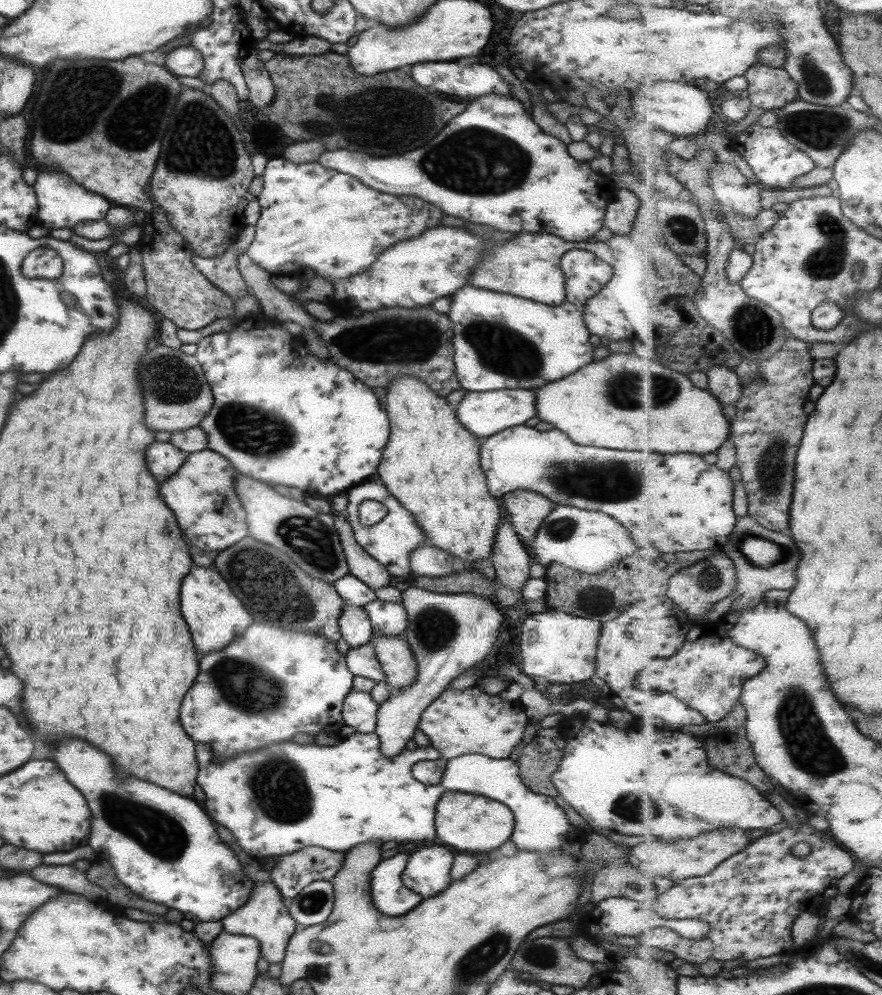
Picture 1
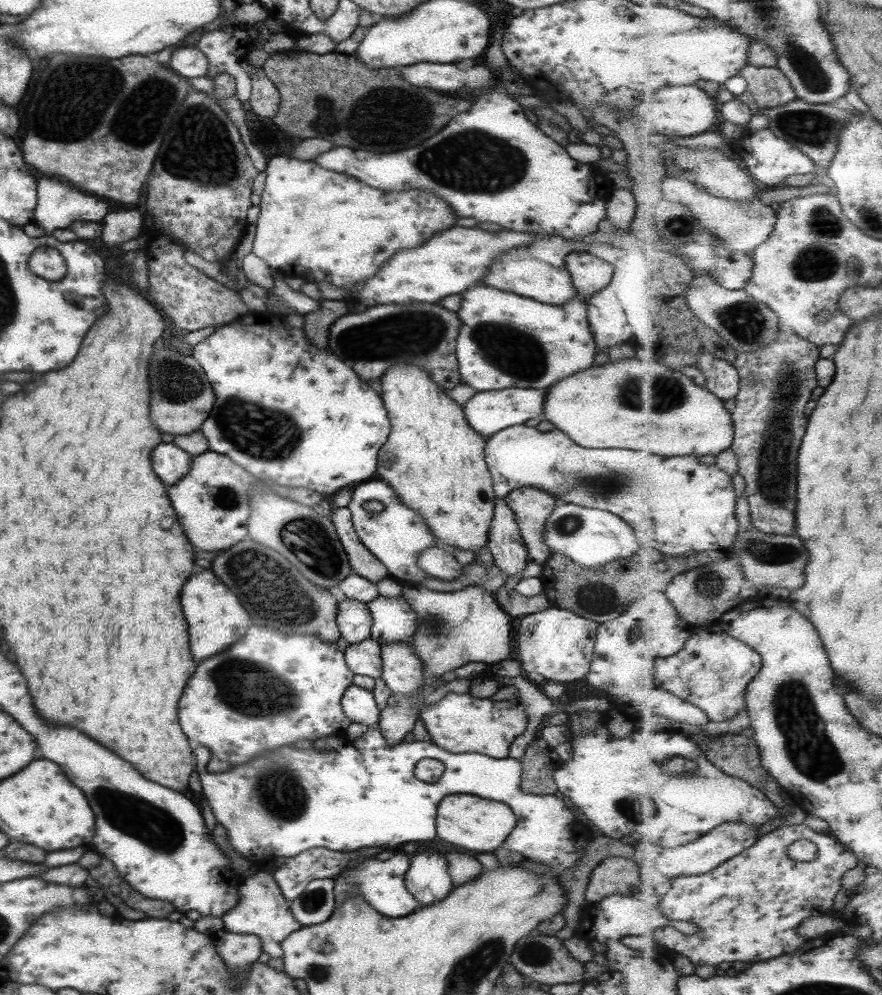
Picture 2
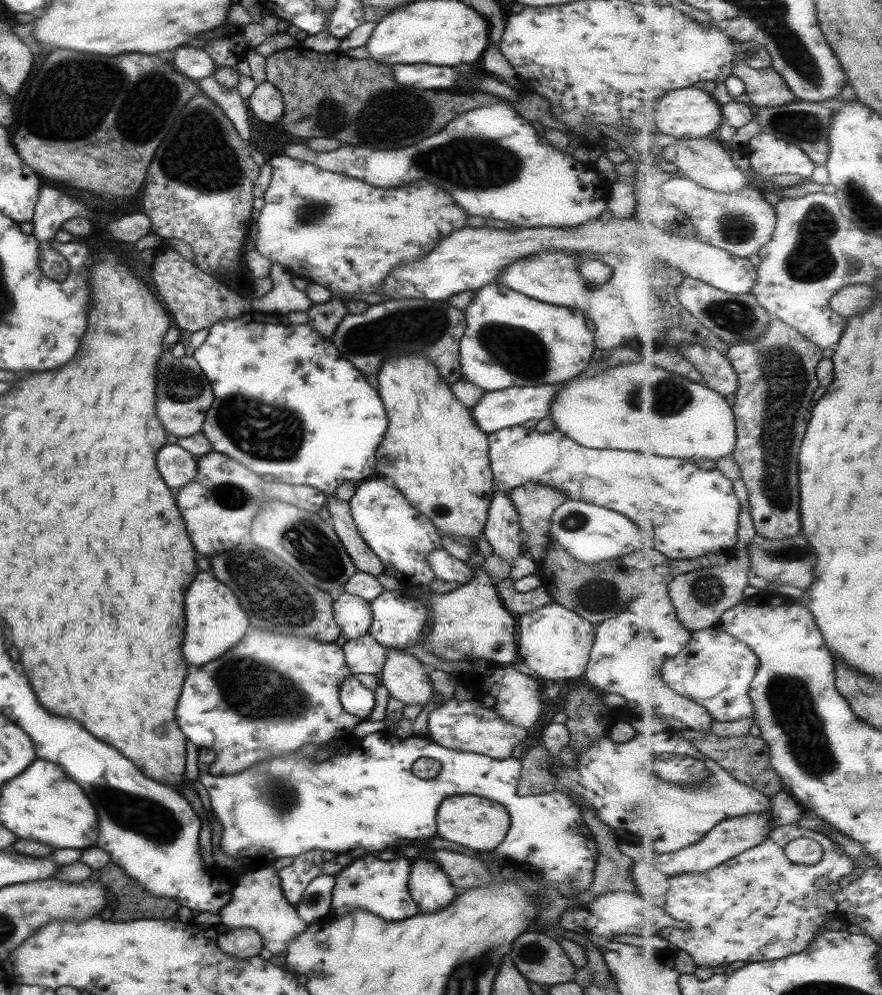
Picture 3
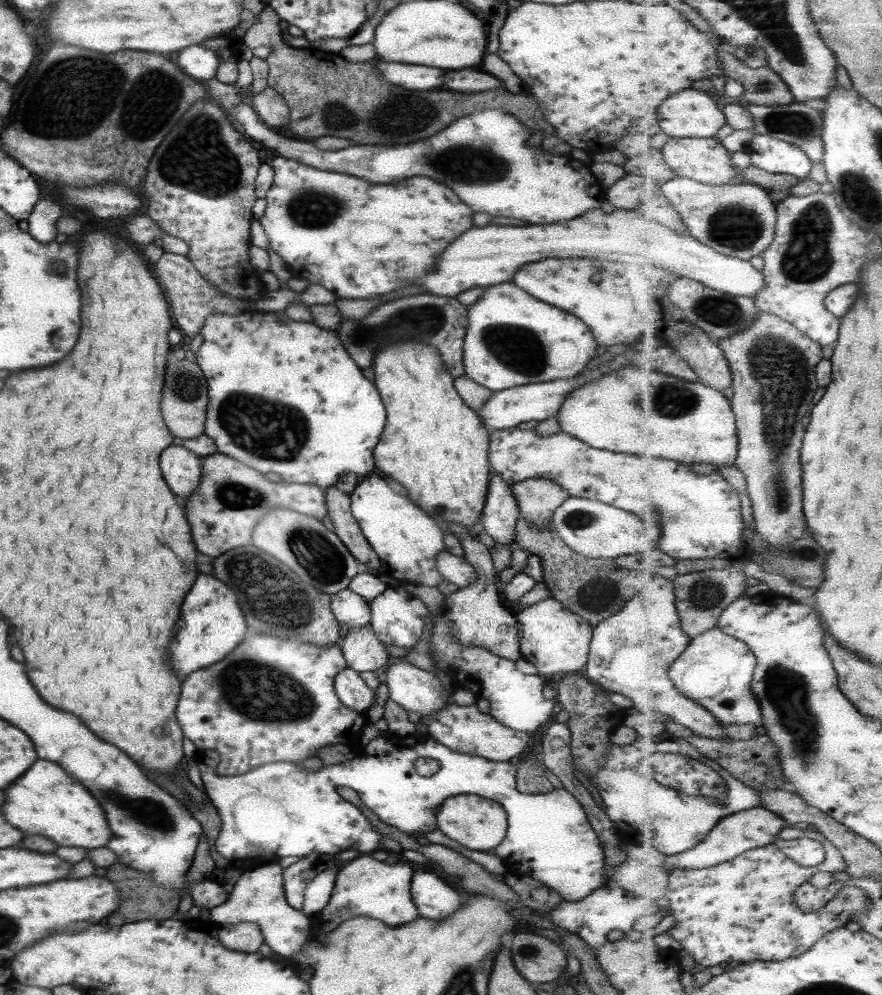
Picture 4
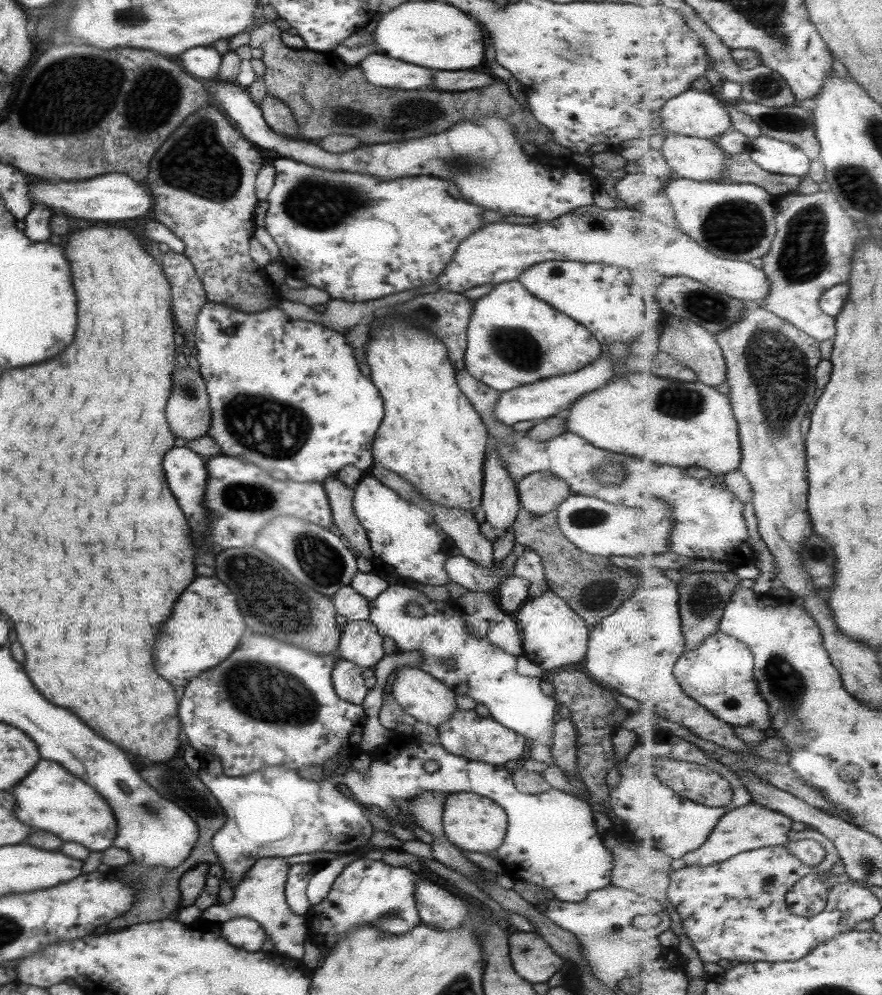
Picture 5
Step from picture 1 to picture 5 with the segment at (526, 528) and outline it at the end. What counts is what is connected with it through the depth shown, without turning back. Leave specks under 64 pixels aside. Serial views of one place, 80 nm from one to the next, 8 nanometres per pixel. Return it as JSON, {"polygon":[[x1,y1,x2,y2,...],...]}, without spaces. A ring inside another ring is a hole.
{"polygon":[[549,472,527,474,515,485,520,508,532,515,542,515,556,508,573,494,563,480,551,476]]}

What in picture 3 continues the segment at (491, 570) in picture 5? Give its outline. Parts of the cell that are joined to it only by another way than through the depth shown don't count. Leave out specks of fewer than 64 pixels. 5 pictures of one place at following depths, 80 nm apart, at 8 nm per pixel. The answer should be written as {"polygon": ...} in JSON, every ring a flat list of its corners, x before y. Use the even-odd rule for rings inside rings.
{"polygon":[[444,549,433,550,425,557,436,579,445,582,459,582,461,585,472,579,473,569,463,561,456,560]]}

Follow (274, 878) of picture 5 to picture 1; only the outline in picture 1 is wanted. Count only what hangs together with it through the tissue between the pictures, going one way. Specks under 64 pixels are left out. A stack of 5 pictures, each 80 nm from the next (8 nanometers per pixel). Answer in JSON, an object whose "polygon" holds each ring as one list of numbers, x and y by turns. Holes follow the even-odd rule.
{"polygon":[[272,881,254,882,247,902,221,919,220,924,222,932,226,934,256,938,260,944,260,958,264,959,267,964,283,961,286,942,295,931,295,922,288,914,286,901]]}

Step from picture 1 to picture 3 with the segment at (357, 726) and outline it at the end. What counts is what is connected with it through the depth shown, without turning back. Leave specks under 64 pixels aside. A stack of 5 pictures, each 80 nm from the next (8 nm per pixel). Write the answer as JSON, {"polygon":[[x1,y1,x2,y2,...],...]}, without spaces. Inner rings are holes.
{"polygon":[[349,673,339,683,338,699,345,712,361,721,368,720,367,715,373,708,373,691,361,686,353,673]]}

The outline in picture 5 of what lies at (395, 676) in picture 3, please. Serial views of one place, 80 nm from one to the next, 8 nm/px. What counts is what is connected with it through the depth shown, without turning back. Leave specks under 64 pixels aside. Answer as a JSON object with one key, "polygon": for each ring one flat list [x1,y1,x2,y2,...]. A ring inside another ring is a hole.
{"polygon":[[399,667,399,673,390,688,391,696,405,714,409,714,416,718,417,722,423,722,429,726,439,726,442,722,449,720,457,708,455,694,449,690,449,687,416,667]]}

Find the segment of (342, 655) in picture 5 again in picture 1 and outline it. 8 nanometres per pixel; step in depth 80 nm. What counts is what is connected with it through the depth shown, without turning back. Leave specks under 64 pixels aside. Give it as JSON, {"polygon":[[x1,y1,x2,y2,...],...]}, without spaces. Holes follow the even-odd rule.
{"polygon":[[370,641,365,644,349,648,343,655,347,670,353,676,362,676,379,682,384,680,379,661,376,659,373,645]]}

